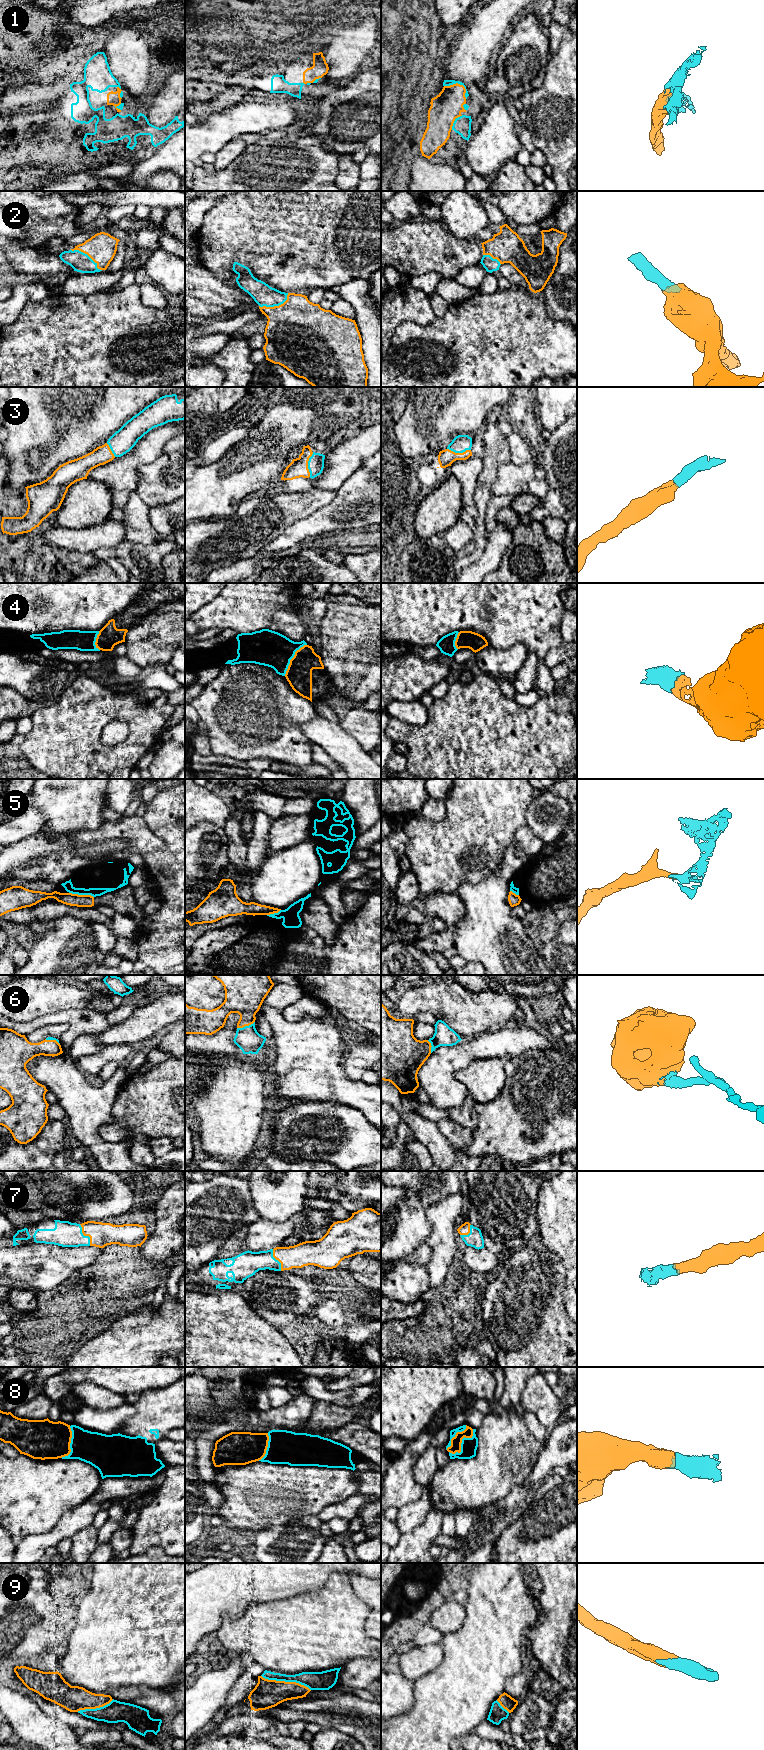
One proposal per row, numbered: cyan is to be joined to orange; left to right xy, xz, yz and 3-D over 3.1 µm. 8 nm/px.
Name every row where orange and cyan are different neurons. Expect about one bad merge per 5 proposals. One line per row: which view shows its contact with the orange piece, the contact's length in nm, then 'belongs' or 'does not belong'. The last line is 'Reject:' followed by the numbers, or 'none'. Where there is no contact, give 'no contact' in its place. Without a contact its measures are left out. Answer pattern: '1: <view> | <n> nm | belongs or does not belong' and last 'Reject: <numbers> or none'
1: yz | 220 nm | belongs
2: xy | 300 nm | belongs
3: xz | 200 nm | belongs
4: xz | 320 nm | belongs
5: xy | 200 nm | does not belong
6: xz | 160 nm | belongs
7: xy | 200 nm | belongs
8: yz | 280 nm | belongs
9: xz | 420 nm | belongs
Reject: 5

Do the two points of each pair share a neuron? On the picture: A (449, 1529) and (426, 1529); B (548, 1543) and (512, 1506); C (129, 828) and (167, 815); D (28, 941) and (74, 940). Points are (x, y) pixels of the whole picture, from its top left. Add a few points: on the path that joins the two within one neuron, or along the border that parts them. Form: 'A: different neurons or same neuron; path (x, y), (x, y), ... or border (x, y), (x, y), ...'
A: different neurons; border (444, 1513), (439, 1533)
B: different neurons; border (531, 1492), (526, 1504), (513, 1517)
C: different neurons; border (142, 816), (147, 826), (161, 839)
D: different neurons; border (39, 935), (28, 950)

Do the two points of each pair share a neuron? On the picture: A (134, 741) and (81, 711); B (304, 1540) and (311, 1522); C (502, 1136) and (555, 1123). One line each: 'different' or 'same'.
A: same
B: same
C: same

